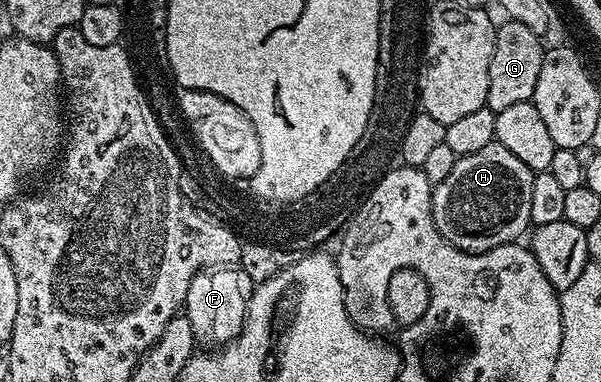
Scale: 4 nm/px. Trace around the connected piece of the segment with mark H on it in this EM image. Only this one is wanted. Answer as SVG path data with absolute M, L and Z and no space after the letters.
M496 142L483 146L476 154L467 154L457 157L455 166L451 166L451 174L443 178L443 182L433 185L433 217L435 226L451 246L455 246L464 252L486 252L495 246L512 244L522 239L521 235L530 231L531 225L531 182L533 171L507 146Z

